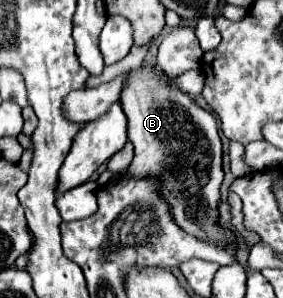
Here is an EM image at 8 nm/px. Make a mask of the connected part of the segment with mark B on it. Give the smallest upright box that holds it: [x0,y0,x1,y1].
[121,67,225,243]

